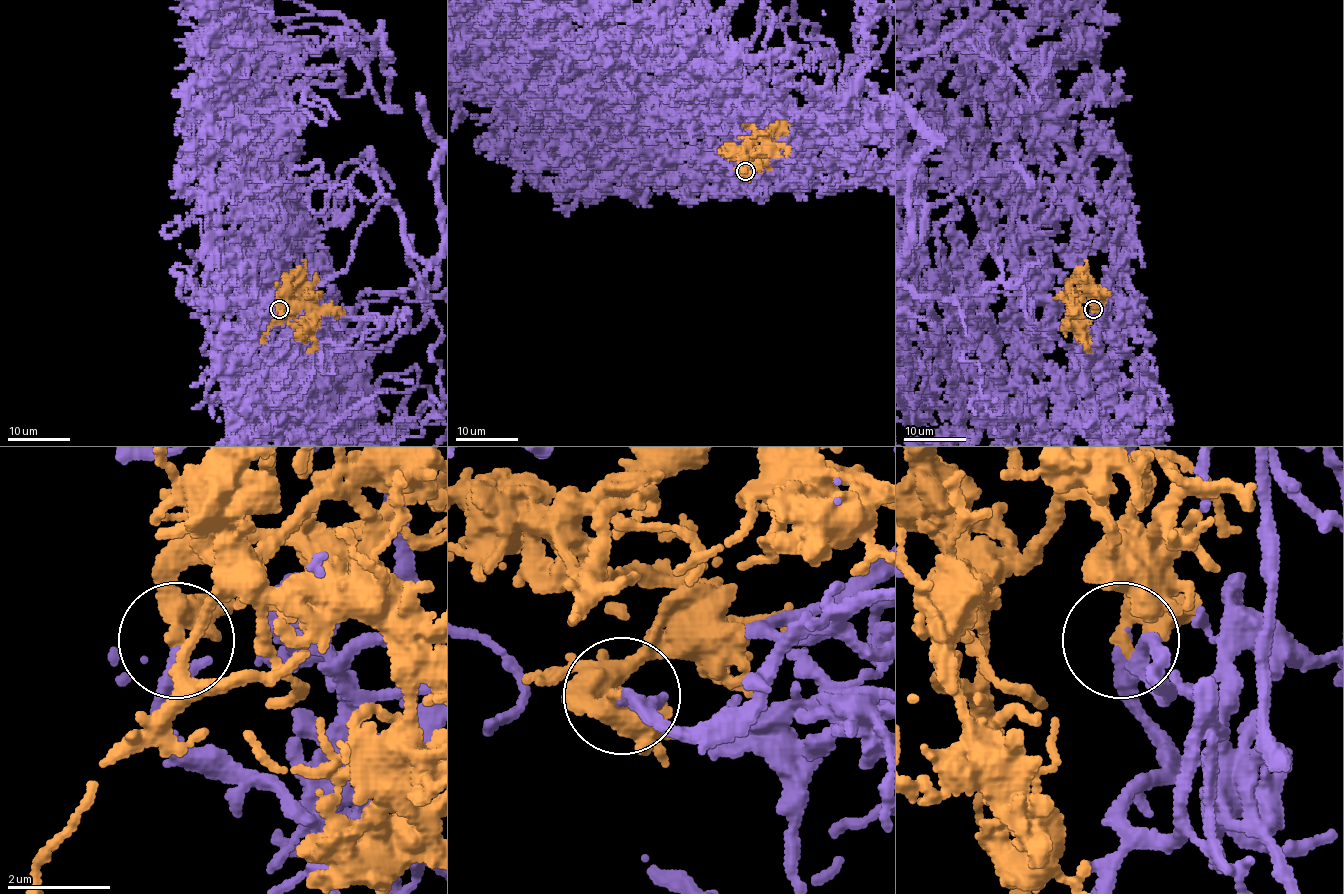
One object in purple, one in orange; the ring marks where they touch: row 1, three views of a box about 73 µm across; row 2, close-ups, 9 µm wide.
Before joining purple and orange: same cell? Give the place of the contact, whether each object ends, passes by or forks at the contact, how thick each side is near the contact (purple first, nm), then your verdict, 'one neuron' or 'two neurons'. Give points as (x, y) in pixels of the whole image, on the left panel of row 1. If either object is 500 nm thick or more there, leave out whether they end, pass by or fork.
at (279, 309); purple passes by; orange passes by; 200 nm thick on the purple side, 320 nm on the other; one neuron

